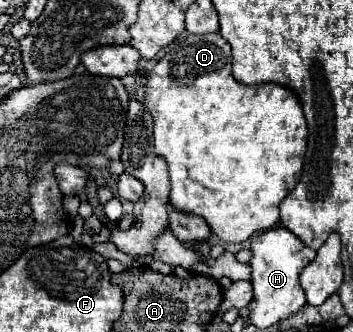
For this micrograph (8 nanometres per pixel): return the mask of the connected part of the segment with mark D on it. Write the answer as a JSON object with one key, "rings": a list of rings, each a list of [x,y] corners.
{"rings":[[[219,32],[213,34],[183,34],[175,42],[171,42],[165,48],[165,54],[155,64],[153,72],[149,74],[149,80],[145,84],[145,108],[155,120],[155,152],[165,156],[167,170],[171,178],[171,204],[181,208],[183,212],[199,214],[207,220],[211,230],[225,242],[243,242],[257,230],[273,228],[279,222],[279,204],[281,200],[293,190],[293,186],[301,180],[303,174],[303,158],[307,152],[307,120],[303,116],[303,106],[297,94],[291,88],[285,88],[281,84],[253,84],[245,86],[237,82],[231,74],[231,50],[225,38]]]}

